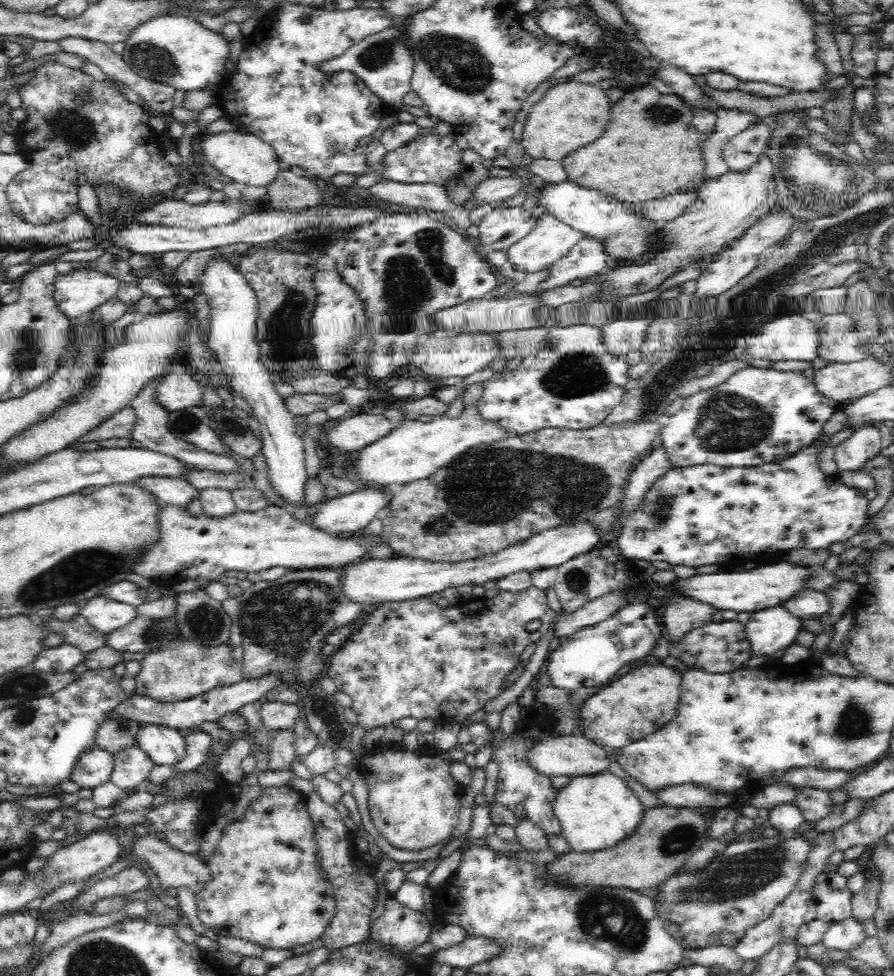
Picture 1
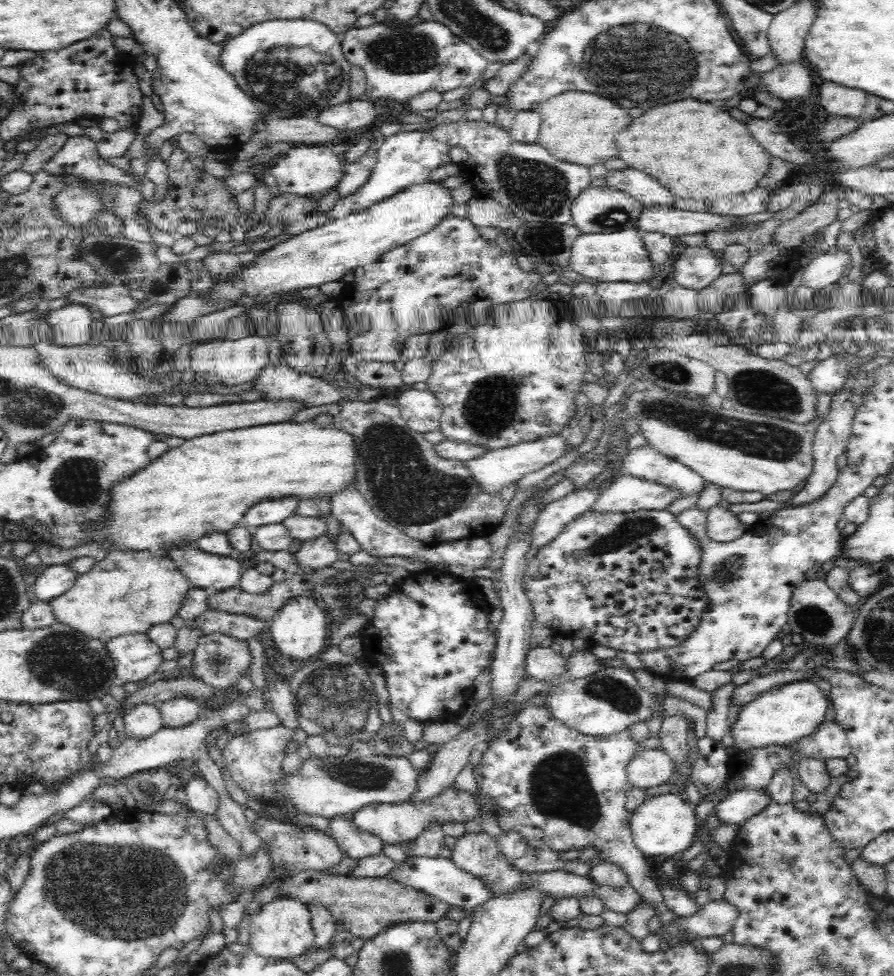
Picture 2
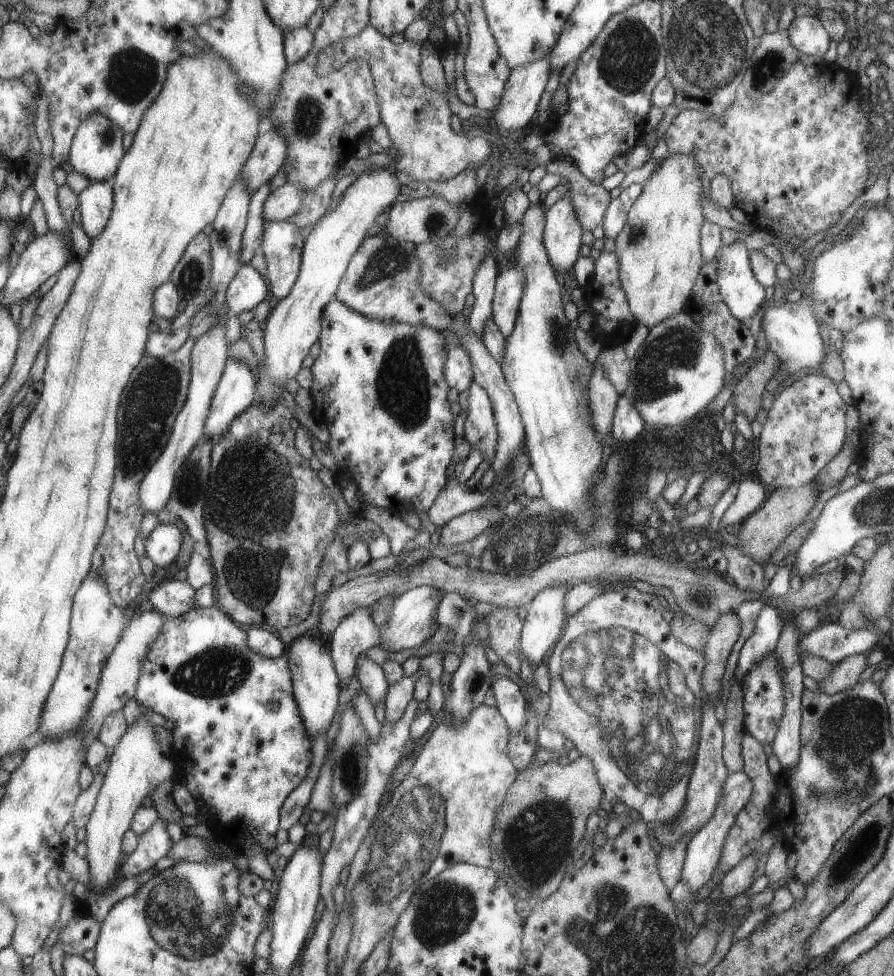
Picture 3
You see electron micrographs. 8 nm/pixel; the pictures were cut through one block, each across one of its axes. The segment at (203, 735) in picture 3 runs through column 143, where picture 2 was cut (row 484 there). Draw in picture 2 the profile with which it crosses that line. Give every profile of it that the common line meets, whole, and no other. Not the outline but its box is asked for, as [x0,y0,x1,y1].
[625,446,708,497]

